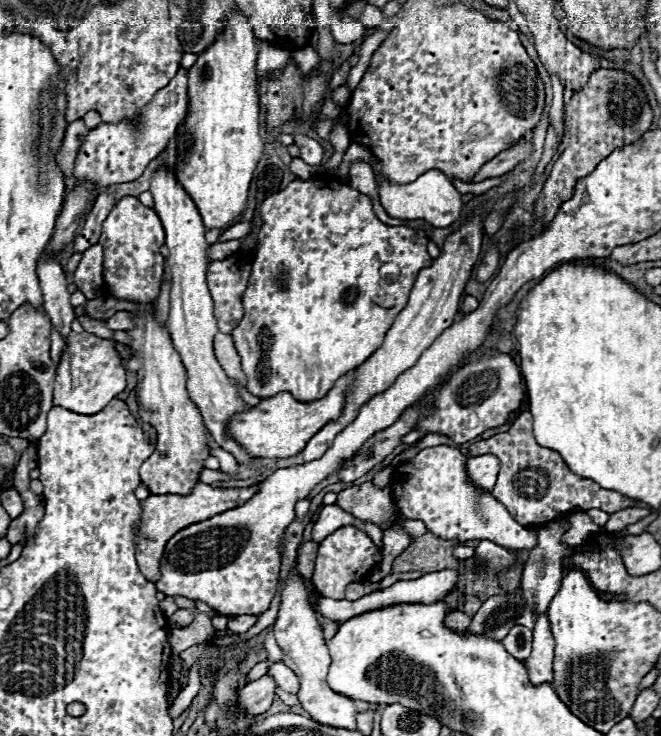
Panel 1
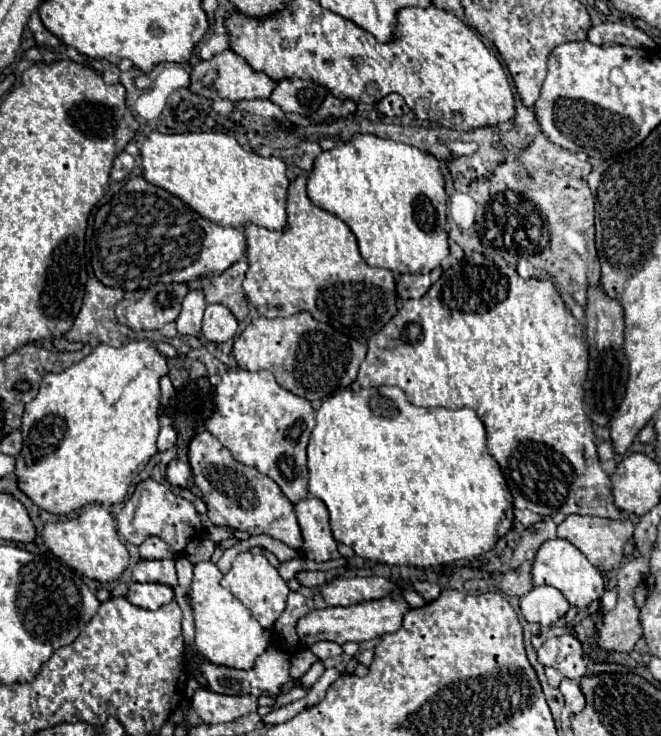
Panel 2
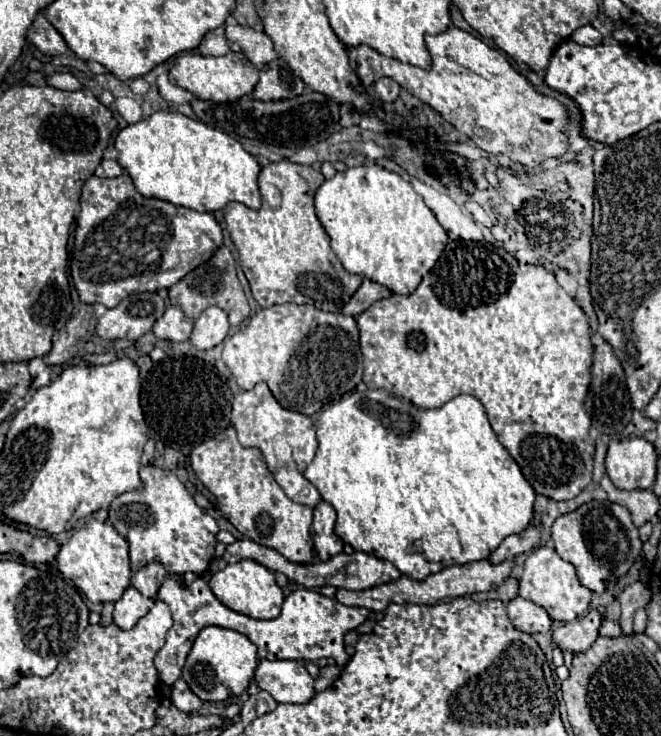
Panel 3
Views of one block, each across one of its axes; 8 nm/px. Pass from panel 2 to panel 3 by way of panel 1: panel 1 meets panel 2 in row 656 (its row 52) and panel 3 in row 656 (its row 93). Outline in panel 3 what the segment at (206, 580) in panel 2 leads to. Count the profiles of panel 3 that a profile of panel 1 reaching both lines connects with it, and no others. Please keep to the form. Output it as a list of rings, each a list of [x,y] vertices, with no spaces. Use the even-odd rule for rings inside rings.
[[[206,626],[200,630],[198,638],[194,640],[194,646],[188,654],[186,666],[182,670],[182,678],[188,682],[190,690],[200,696],[204,702],[222,702],[228,696],[238,696],[246,690],[250,684],[258,654],[256,646],[240,632],[220,626]]]

